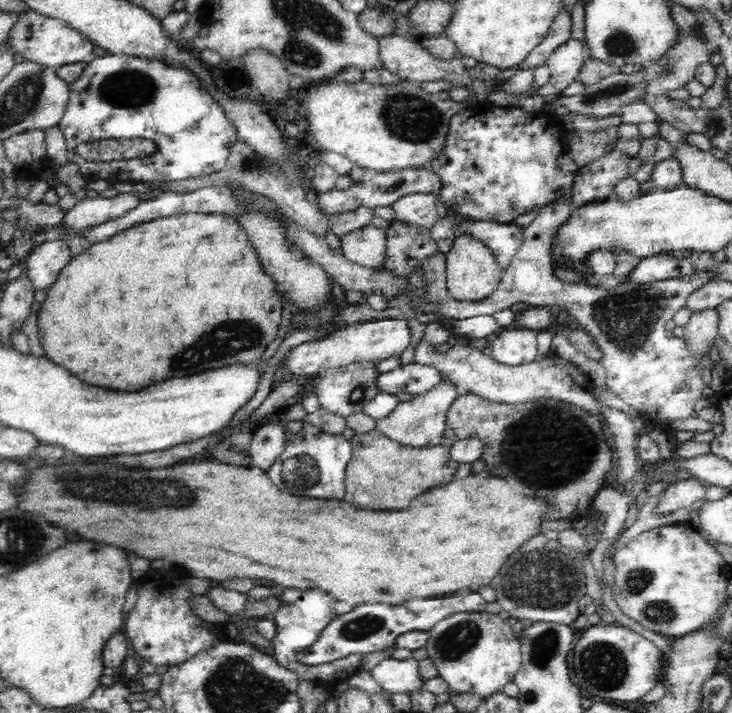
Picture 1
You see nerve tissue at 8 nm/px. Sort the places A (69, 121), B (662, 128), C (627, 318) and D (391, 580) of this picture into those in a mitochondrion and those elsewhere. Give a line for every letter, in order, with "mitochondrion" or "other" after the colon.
A: other
B: other
C: mitochondrion
D: other

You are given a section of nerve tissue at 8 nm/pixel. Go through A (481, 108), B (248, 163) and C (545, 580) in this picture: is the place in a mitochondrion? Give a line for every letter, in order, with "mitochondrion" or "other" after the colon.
A: other
B: mitochondrion
C: mitochondrion

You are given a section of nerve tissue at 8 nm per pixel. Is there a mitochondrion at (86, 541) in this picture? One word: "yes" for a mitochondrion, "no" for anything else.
no

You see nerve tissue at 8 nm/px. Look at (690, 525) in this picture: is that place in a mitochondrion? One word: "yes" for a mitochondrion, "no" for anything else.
no

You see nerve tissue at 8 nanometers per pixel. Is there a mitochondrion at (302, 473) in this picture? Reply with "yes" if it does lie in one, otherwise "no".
yes

